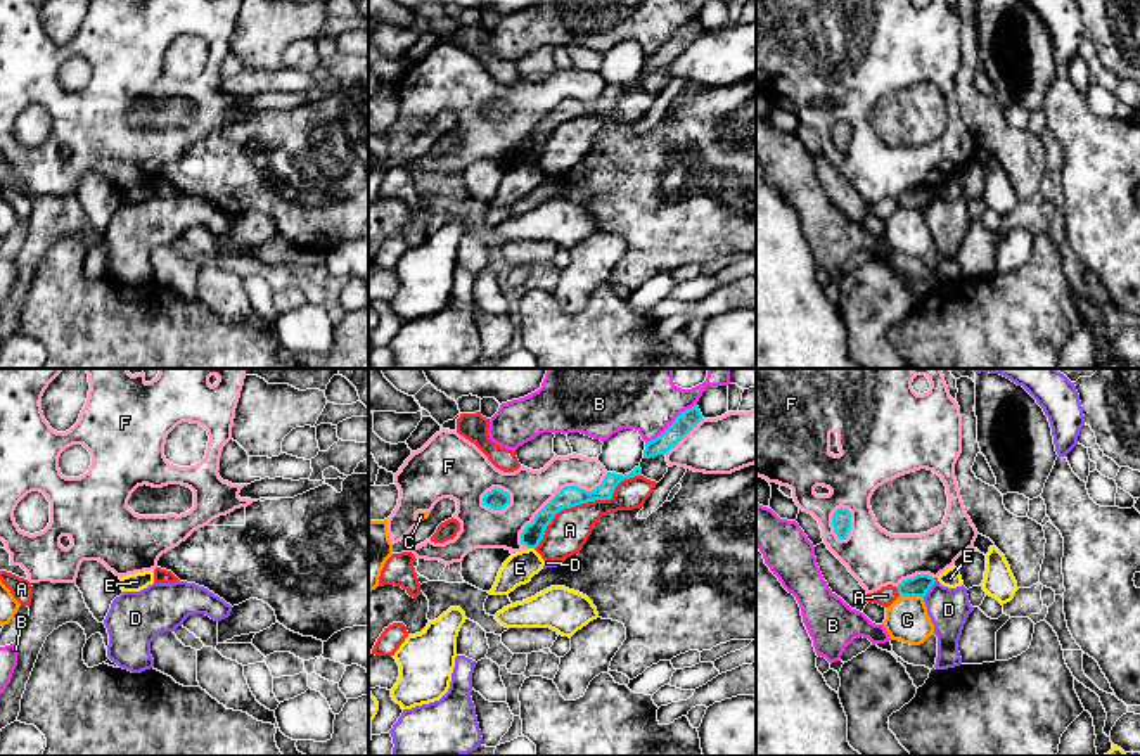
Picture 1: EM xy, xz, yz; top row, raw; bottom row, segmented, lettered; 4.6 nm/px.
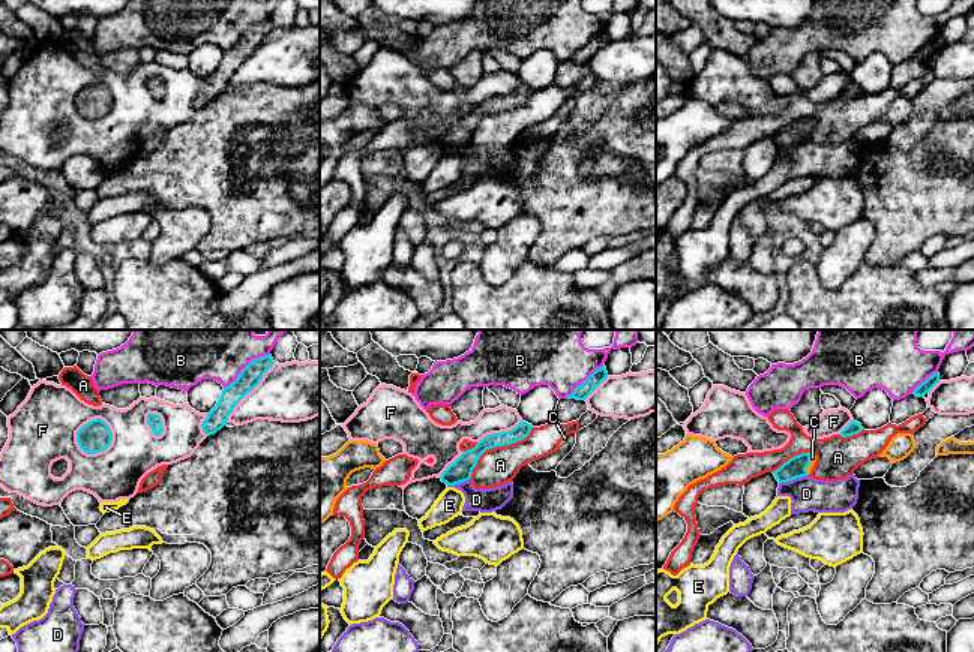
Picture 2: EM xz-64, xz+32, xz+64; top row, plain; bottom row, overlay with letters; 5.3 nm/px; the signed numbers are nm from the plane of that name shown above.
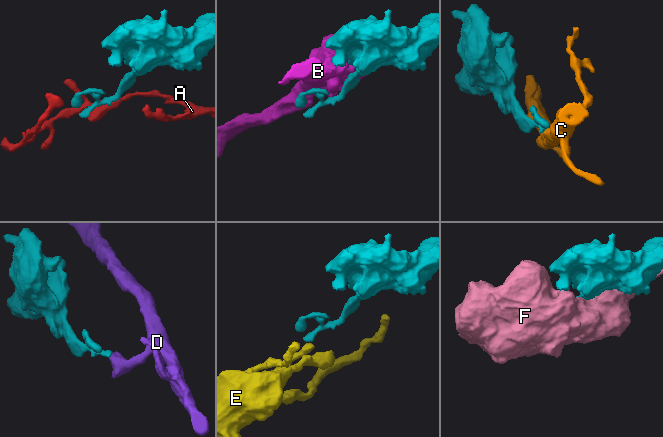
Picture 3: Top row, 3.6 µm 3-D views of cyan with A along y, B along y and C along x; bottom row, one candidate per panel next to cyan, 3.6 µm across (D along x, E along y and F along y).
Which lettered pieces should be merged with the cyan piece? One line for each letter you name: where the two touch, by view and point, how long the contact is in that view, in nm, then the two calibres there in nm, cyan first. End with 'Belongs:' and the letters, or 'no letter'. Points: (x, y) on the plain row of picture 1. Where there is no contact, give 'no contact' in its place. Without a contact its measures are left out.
Belongs: no letter

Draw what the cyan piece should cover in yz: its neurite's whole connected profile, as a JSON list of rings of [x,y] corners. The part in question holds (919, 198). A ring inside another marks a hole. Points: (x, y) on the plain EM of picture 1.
[[[917,187],[913,190],[903,192],[896,201],[903,209],[925,209],[931,199],[934,197],[934,190],[929,187]]]

